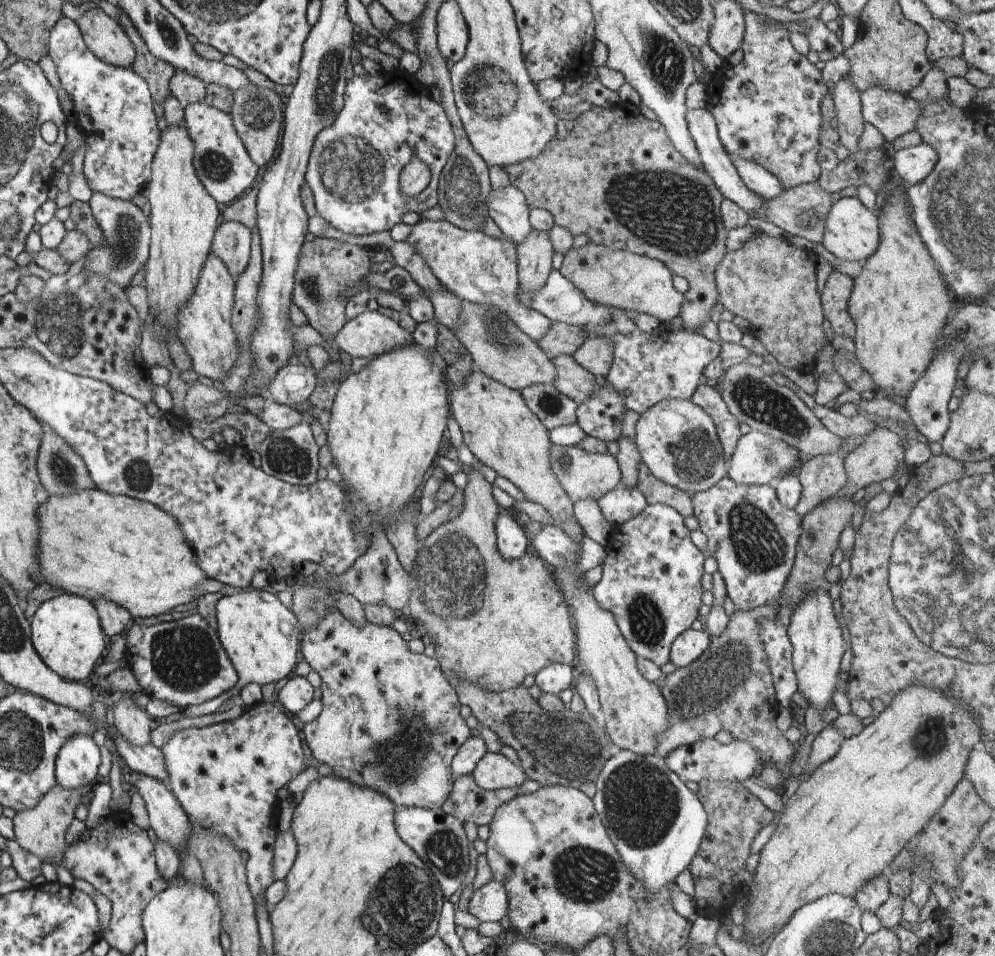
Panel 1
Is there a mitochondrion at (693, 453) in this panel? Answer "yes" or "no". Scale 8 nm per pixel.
yes

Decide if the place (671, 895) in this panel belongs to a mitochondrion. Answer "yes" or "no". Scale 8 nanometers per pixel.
no

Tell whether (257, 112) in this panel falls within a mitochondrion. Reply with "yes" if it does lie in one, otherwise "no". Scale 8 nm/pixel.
yes

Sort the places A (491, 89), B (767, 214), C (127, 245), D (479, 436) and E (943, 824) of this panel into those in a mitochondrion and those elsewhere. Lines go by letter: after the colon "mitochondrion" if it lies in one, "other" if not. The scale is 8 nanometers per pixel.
A: mitochondrion
B: other
C: mitochondrion
D: other
E: other

